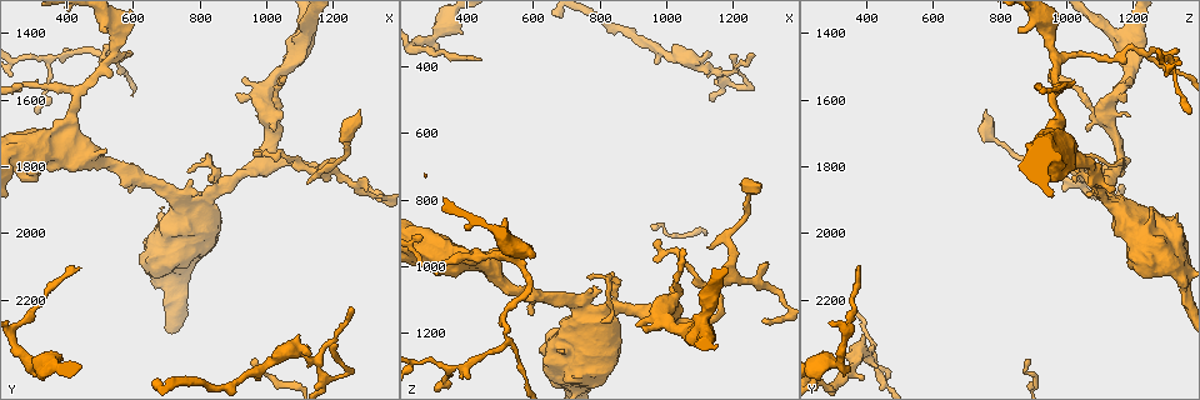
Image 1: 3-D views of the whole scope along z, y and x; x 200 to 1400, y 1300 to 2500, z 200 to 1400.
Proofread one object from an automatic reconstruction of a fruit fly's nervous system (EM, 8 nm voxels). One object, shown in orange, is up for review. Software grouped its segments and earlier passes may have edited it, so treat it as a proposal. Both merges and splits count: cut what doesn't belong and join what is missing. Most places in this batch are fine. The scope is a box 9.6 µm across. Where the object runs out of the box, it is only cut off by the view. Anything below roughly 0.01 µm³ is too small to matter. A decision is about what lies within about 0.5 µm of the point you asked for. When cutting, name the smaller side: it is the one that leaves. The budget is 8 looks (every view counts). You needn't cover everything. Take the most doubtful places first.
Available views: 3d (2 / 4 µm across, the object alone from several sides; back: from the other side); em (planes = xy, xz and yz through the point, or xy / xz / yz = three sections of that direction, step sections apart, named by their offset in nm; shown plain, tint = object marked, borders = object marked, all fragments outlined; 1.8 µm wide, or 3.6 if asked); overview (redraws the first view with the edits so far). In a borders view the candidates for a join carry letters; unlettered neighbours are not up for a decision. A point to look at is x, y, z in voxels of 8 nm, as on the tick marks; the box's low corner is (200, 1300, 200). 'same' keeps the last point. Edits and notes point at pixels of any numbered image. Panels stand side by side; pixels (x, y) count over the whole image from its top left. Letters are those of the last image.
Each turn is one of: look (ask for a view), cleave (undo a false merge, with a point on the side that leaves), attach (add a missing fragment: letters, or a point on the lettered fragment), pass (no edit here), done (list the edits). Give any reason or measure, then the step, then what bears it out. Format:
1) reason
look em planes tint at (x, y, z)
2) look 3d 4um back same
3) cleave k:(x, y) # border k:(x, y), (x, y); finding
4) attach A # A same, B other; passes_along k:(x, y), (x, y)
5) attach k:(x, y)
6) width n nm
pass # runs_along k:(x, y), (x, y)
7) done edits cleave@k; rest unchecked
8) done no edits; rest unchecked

looks like a crossing
look em planes tint at (1170, 1820, 1030)

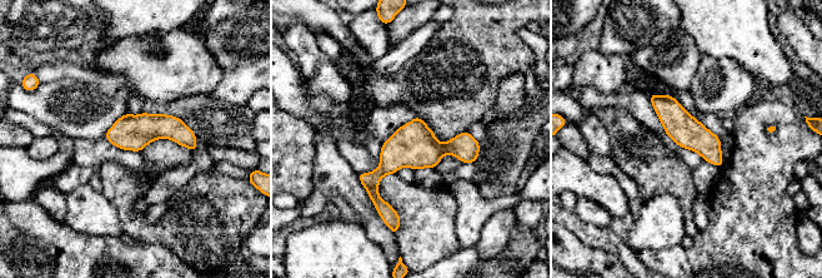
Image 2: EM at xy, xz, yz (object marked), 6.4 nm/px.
look em planes borders same

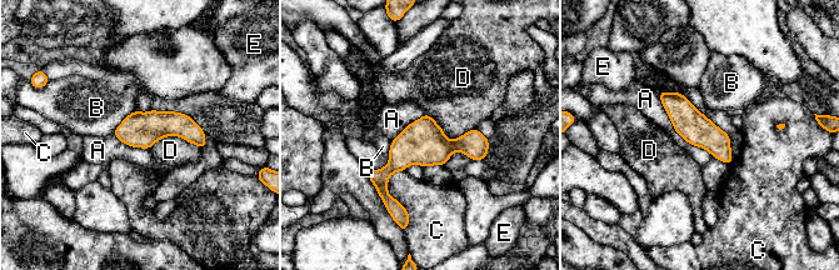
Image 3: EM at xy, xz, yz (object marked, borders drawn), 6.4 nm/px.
width 200 nm
pass # A other, B other, C other, D other, E other; one neuron here

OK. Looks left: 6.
abrupt turn
look 3d 2um at (530, 1470, 970)

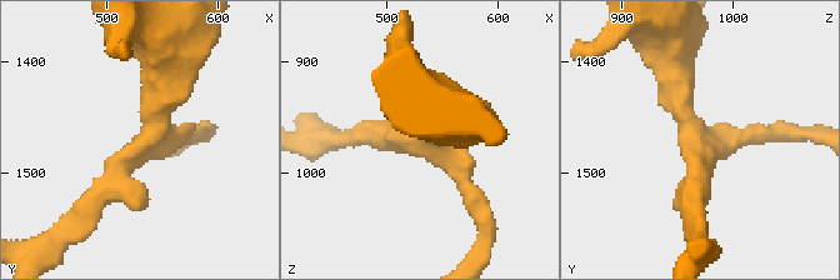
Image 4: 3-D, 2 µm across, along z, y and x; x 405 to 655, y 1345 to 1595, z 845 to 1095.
arms 3
look em yz step 16 borders at (534, 1476, 972)

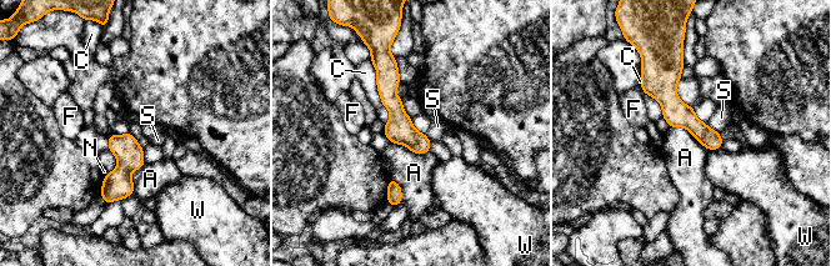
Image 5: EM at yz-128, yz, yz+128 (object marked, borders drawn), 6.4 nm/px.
cut it another way
look em planes borders same

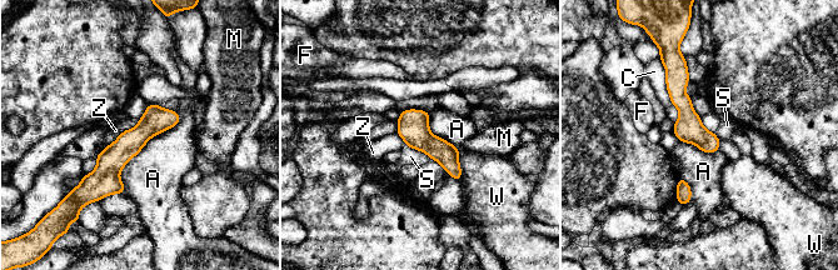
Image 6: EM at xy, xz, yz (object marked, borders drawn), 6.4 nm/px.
width 180 nm
pass # A other, C other, F other, M other, S other, W other, Z other; one neuron here

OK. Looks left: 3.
side arm on a straight run
look em 3.6um xy step 16 plain at (1160, 2380, 420)

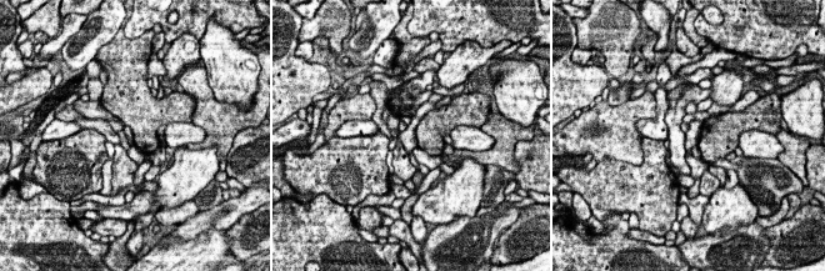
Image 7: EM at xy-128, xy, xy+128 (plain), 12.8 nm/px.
see the neighbours
look em 3.6um xy step 16 borders same

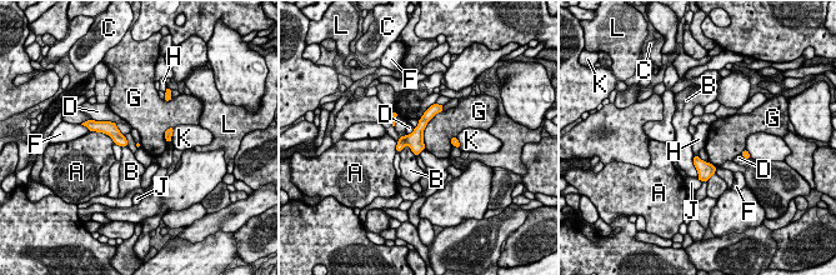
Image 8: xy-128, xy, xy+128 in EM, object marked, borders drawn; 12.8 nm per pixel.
width 60 nm
pass # A other, B other, C other, D other, F other, G other, H other, J other, K other, L other; border 8:(441, 110), (424, 129), (424, 149); all the same neuron

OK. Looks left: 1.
done no edits; rest unchecked

